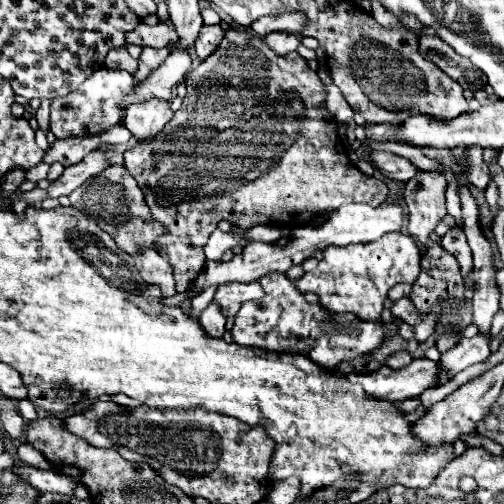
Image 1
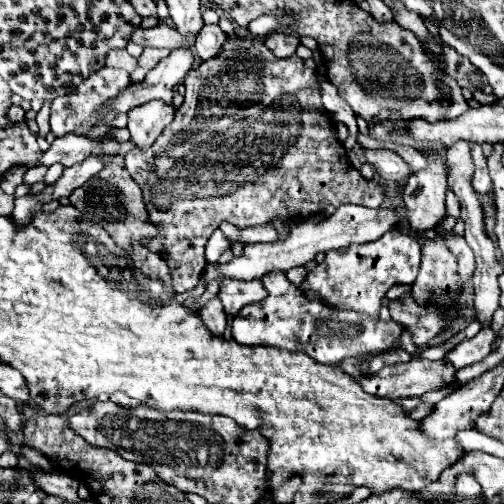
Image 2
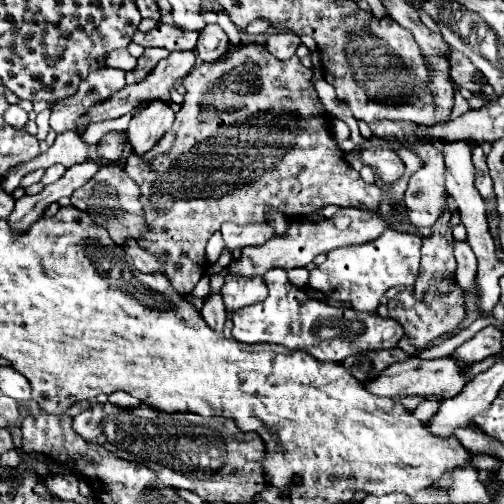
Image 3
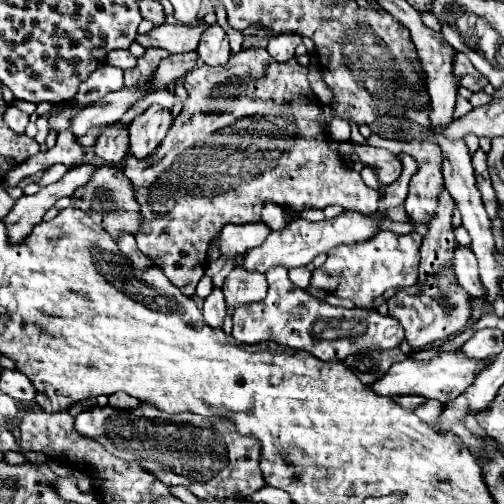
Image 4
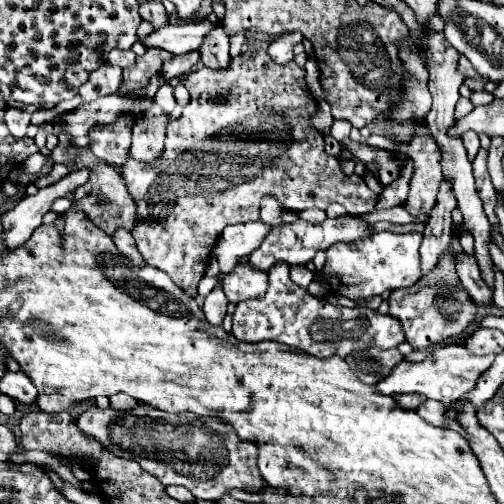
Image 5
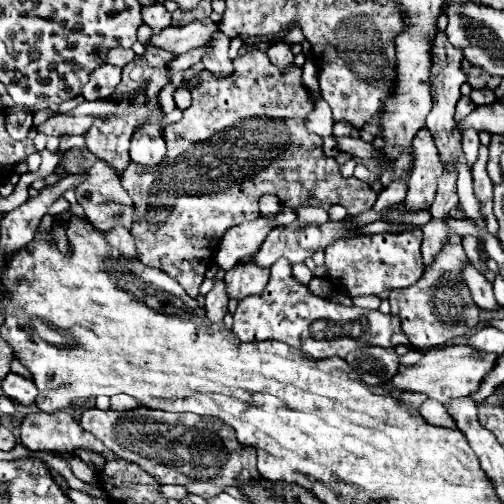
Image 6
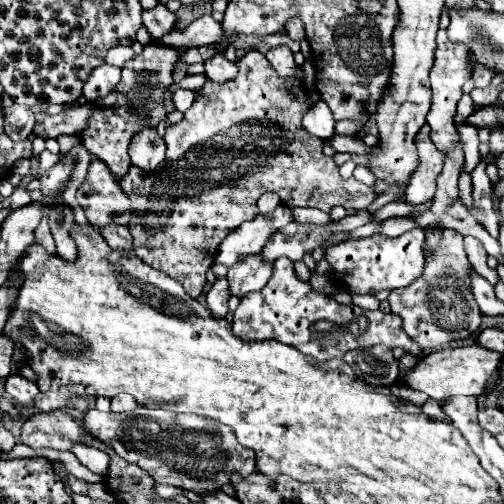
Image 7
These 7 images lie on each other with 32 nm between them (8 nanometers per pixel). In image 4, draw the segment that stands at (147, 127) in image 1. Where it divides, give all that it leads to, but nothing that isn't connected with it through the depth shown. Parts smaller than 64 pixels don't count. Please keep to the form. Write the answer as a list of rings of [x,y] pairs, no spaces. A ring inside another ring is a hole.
[[[154,104],[130,122],[130,154],[136,158],[150,156],[164,140],[174,116],[170,110]]]

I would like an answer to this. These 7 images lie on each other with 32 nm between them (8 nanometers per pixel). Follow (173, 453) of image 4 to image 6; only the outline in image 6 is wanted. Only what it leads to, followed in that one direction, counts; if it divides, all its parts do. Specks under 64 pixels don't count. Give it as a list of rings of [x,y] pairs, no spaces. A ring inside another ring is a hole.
[[[146,406],[128,412],[88,408],[80,418],[80,426],[94,434],[116,456],[136,462],[160,484],[180,484],[190,494],[206,500],[222,494],[228,486],[240,488],[260,482],[256,448],[240,444],[236,432],[218,420],[198,420],[194,414],[168,414]]]

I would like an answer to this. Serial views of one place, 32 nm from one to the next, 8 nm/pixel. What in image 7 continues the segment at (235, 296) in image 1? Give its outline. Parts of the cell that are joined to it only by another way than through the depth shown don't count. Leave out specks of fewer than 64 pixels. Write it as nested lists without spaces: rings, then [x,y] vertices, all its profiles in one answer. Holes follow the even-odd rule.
[[[252,254],[236,262],[228,268],[226,280],[230,286],[230,294],[236,298],[244,298],[250,292],[260,292],[272,276],[270,264],[260,264],[260,256]]]

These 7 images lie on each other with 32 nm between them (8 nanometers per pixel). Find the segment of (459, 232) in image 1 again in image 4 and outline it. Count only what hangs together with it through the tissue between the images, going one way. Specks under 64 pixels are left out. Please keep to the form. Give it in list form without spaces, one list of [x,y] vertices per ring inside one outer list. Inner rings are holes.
[[[458,246],[454,250],[454,270],[458,284],[474,298],[480,298],[480,278],[478,278],[478,262],[474,252],[468,246]]]

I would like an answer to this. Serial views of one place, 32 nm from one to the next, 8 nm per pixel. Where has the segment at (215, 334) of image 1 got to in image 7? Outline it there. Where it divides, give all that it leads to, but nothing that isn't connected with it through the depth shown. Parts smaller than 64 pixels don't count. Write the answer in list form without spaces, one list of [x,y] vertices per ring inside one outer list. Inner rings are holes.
[[[216,280],[212,290],[206,294],[206,304],[208,304],[208,310],[212,312],[212,318],[220,320],[228,314],[228,284],[226,280]]]

